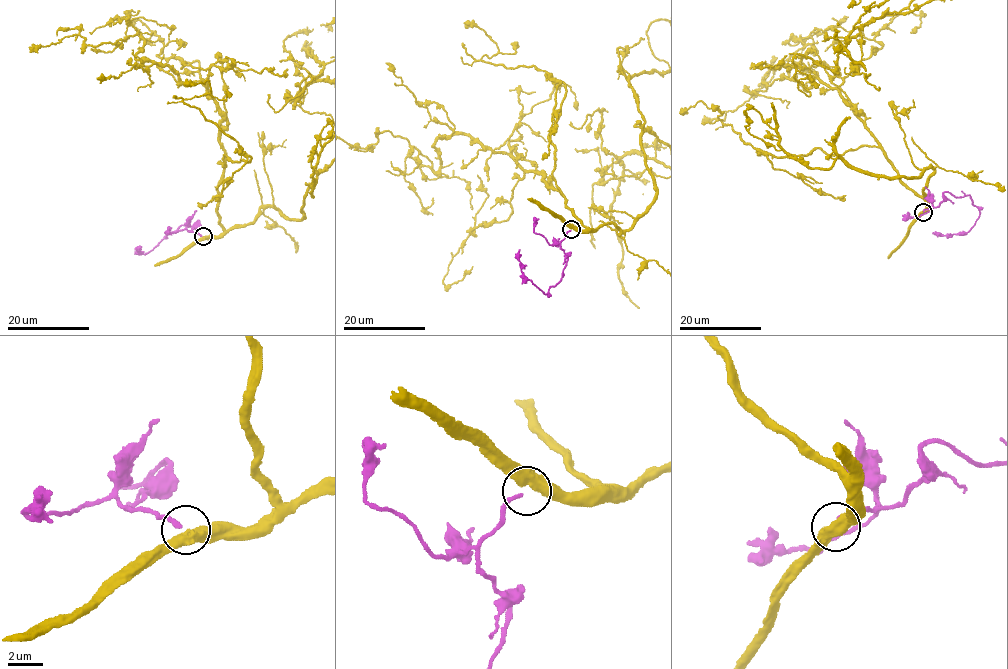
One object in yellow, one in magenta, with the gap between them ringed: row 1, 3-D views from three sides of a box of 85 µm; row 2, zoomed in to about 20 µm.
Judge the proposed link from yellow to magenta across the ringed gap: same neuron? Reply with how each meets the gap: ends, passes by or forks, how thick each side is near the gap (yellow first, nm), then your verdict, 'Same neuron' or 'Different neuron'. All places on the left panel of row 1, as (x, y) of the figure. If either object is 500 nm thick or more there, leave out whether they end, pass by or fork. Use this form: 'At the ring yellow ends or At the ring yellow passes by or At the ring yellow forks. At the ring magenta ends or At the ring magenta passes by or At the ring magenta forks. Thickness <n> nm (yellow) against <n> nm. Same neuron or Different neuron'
Thickness 550 nm (yellow) against 240 nm. Same neuron

